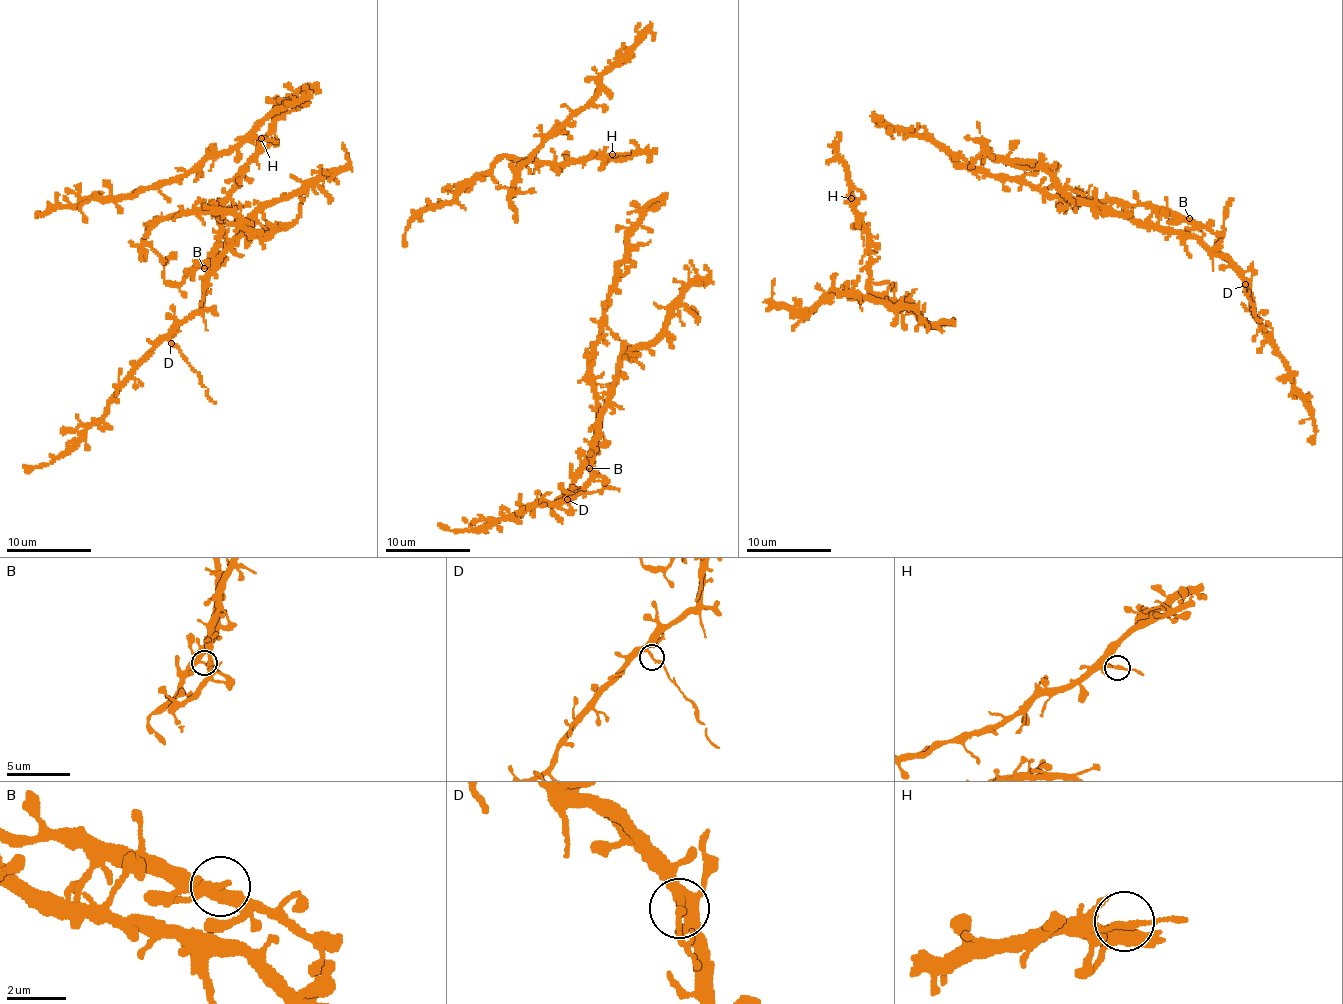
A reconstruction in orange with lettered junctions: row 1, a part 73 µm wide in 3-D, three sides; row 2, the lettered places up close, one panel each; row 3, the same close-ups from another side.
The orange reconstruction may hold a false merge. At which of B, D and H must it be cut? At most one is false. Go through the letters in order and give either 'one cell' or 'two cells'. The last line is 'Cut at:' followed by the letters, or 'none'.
B: one cell
D: two cells
H: one cell
Cut at: D

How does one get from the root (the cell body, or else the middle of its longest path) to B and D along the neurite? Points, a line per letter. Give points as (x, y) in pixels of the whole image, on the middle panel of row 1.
B: (626, 257), (617, 265), (615, 289), (609, 297), (592, 366), (596, 446), (589, 468)
D: (626, 257), (617, 265), (592, 366), (592, 391), (596, 407), (604, 411), (594, 474), (590, 484), (567, 500)

